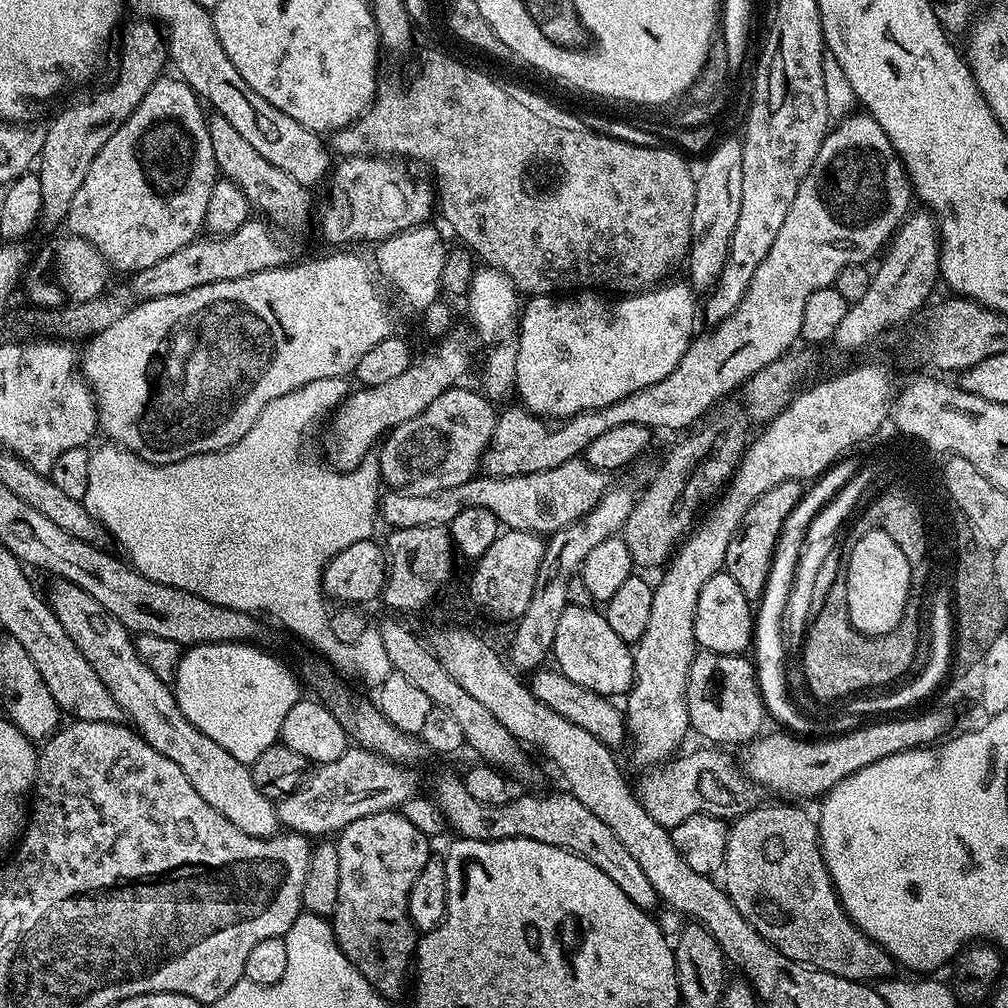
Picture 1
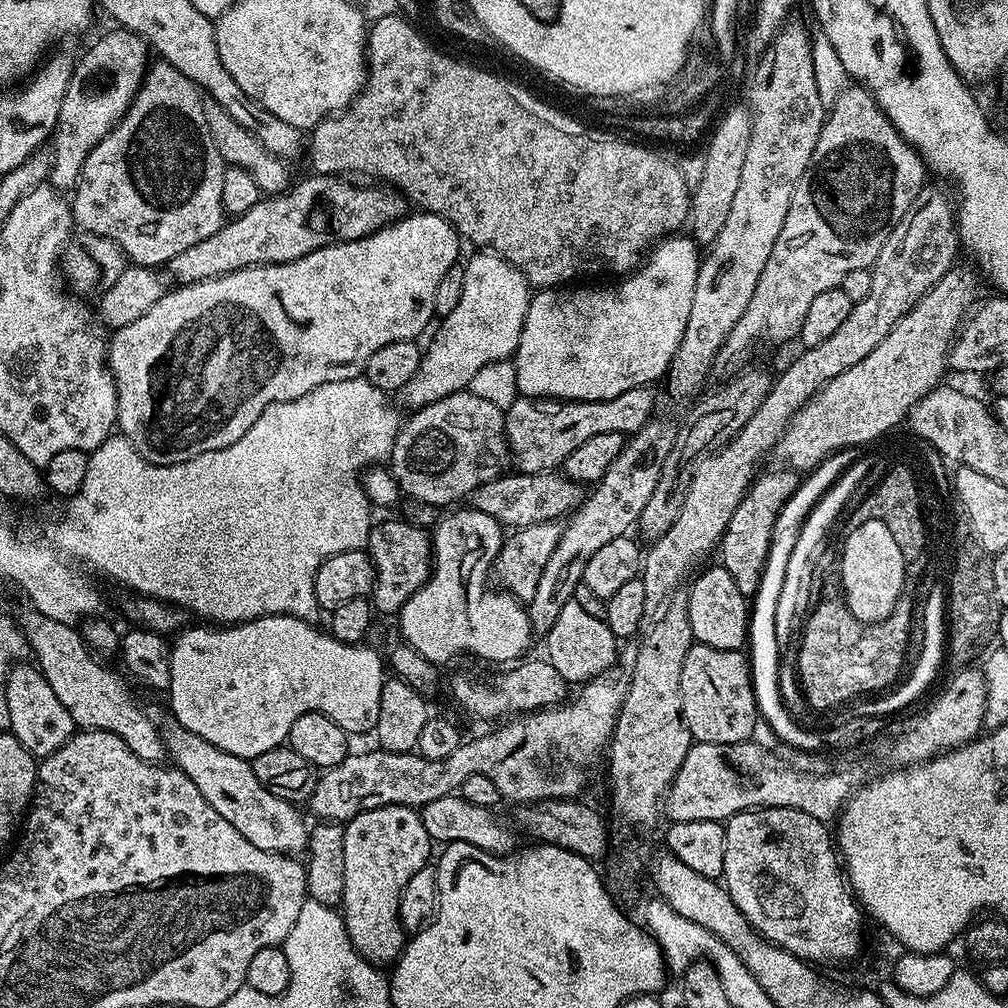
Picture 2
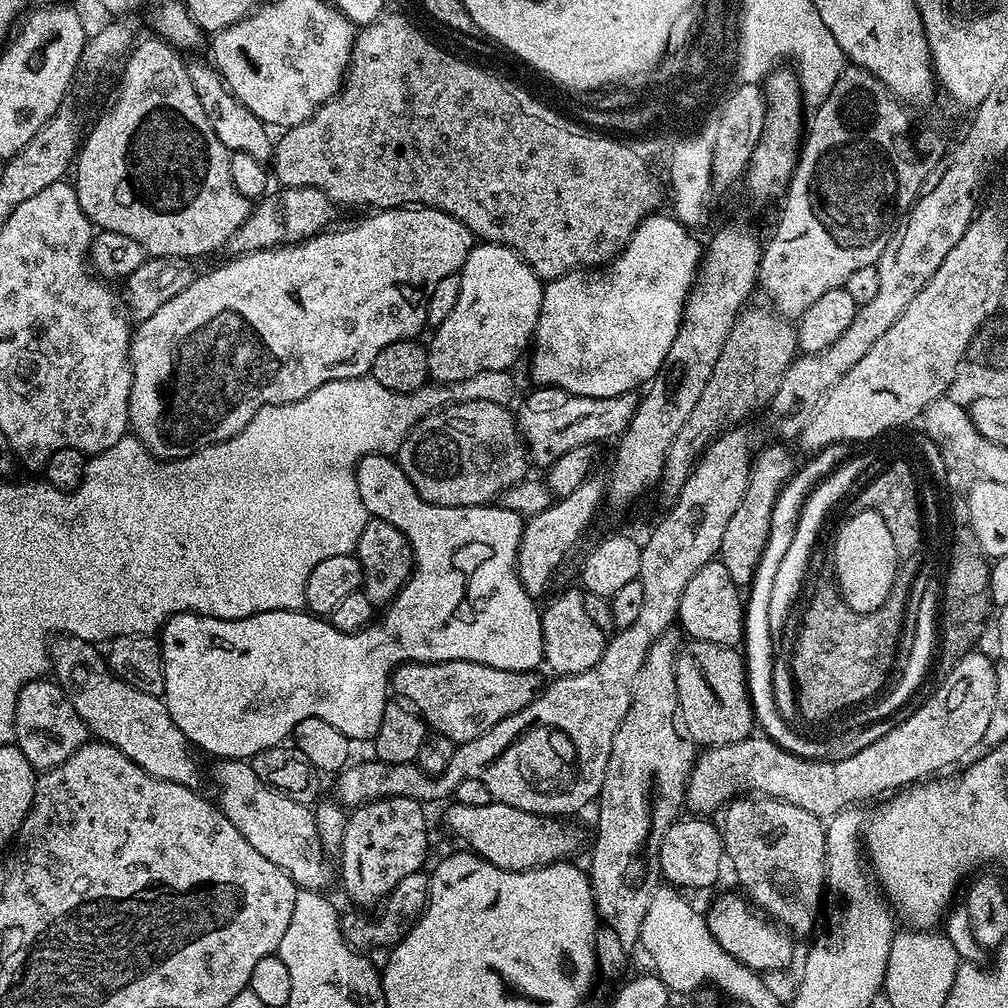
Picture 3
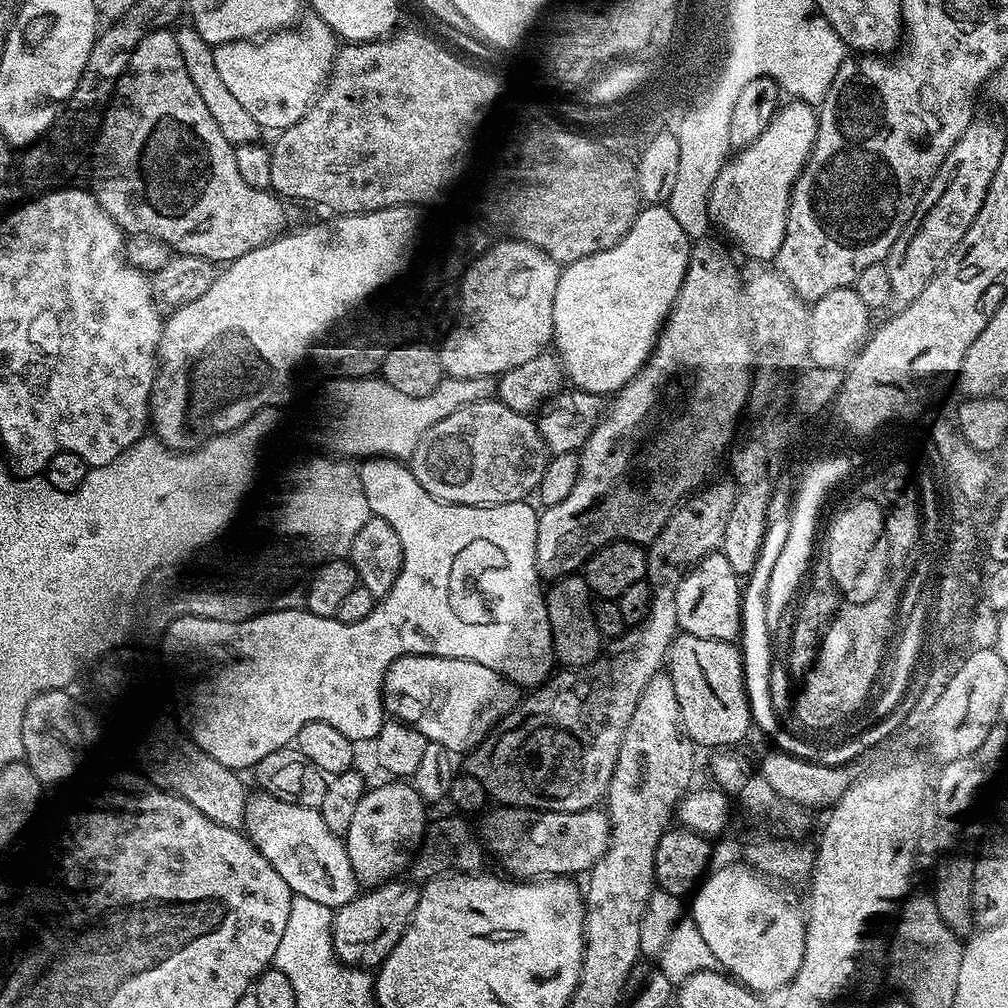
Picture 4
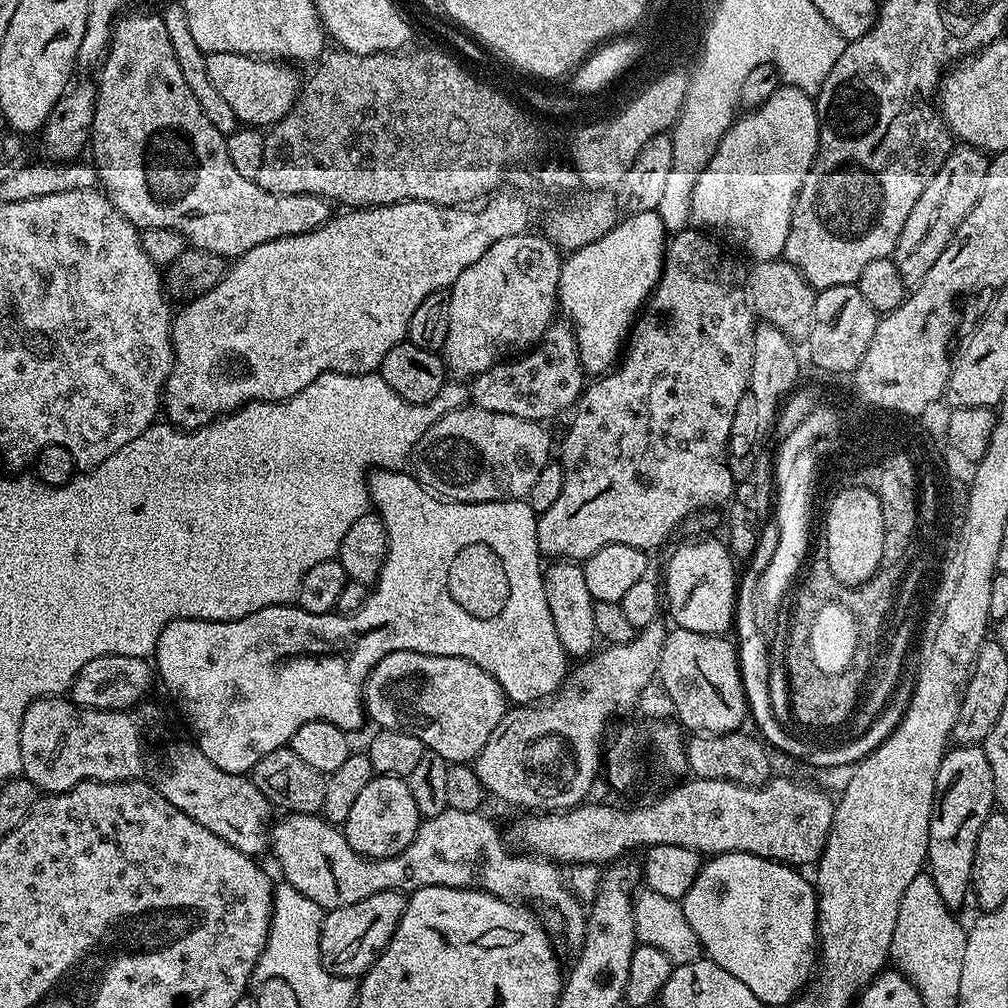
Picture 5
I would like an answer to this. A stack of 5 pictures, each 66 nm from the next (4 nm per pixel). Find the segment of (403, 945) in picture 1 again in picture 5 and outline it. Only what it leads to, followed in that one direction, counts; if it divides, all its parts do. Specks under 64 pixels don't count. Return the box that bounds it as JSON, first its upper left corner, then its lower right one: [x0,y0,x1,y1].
[342,774,421,860]

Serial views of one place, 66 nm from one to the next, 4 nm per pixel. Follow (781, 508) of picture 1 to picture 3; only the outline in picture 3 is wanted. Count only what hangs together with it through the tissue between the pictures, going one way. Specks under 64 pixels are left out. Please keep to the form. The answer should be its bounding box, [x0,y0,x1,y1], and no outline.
[718,446,794,590]

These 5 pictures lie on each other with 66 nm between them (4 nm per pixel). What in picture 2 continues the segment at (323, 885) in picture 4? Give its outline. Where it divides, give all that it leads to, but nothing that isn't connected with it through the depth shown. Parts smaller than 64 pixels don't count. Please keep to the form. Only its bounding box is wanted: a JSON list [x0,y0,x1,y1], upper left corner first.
[163,722,309,854]

